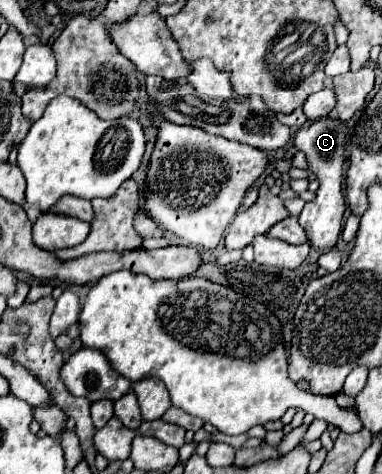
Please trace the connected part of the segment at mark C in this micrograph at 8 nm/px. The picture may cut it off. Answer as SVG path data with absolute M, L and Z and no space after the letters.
M324 117L320 121L308 121L300 131L296 131L292 143L298 151L302 151L308 159L308 171L316 173L320 183L316 199L306 203L300 213L300 225L308 235L310 247L324 251L332 249L338 243L342 231L342 215L344 215L344 197L342 197L342 165L346 161L346 145L350 141L350 129L338 121L336 117Z

